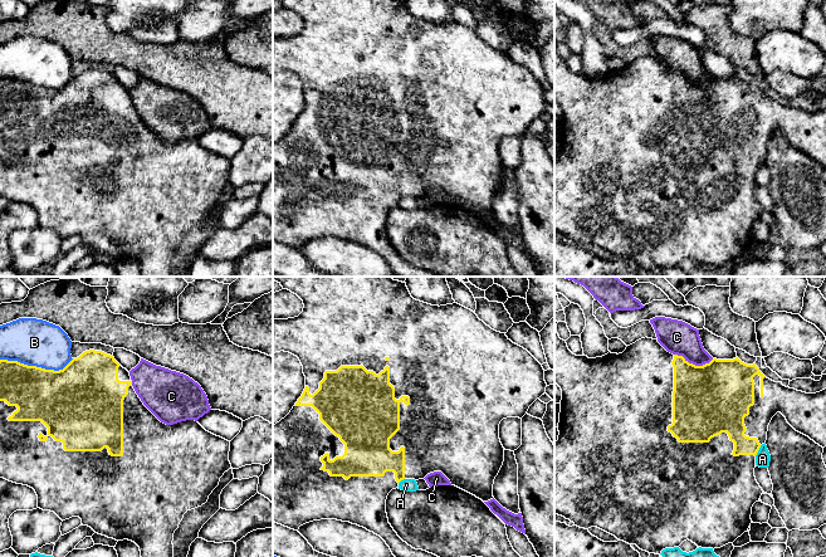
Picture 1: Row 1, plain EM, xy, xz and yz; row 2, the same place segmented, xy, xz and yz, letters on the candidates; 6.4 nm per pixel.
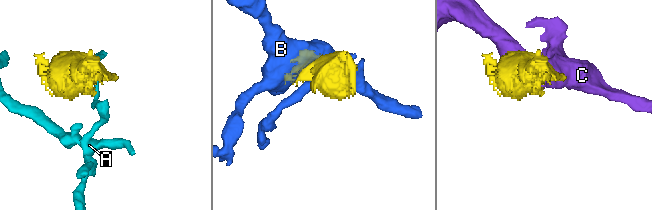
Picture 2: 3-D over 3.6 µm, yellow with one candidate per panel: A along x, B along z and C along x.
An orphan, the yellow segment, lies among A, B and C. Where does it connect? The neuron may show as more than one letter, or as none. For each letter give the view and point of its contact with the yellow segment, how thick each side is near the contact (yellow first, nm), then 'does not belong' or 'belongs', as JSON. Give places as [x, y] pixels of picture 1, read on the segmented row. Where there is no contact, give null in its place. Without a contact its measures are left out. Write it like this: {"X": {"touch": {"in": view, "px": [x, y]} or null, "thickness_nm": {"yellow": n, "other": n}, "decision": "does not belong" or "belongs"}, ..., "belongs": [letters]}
{"A": {"touch": {"in": "yz", "px": [758, 449]}, "thickness_nm": {"yellow": 160, "other": 100}, "decision": "does not belong"}, "B": {"touch": {"in": "xy", "px": [37, 367]}, "thickness_nm": {"yellow": 360, "other": 300}, "decision": "does not belong"}, "C": {"touch": {"in": "yz", "px": [694, 365]}, "thickness_nm": {"yellow": 460, "other": 220}, "decision": "does not belong"}, "belongs": []}

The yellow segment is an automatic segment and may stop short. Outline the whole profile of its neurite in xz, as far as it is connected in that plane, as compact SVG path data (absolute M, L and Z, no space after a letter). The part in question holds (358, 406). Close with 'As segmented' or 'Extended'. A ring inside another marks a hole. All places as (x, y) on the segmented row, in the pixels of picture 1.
M273 277L273 280L278 282L283 287L283 289L288 289L292 293L297 294L304 304L303 312L298 317L288 319L273 319L273 353L284 351L297 356L303 366L303 373L306 376L306 389L302 396L298 399L290 412L273 426L273 522L294 531L298 531L299 527L306 523L321 519L337 519L342 522L350 522L380 536L390 547L395 557L438 557L426 551L412 548L397 536L397 533L388 523L386 513L386 499L388 493L392 489L399 488L399 483L404 479L419 480L424 479L430 473L441 472L450 480L451 485L455 485L475 495L483 502L493 499L494 479L498 475L504 461L504 448L499 439L499 424L503 419L507 417L522 419L527 414L529 406L542 395L544 395L547 383L544 381L544 370L542 365L527 350L513 343L505 336L505 333L497 332L487 326L483 321L478 318L478 316L473 311L458 303L439 307L416 301L411 297L406 283L394 280L391 277Z. Extended

